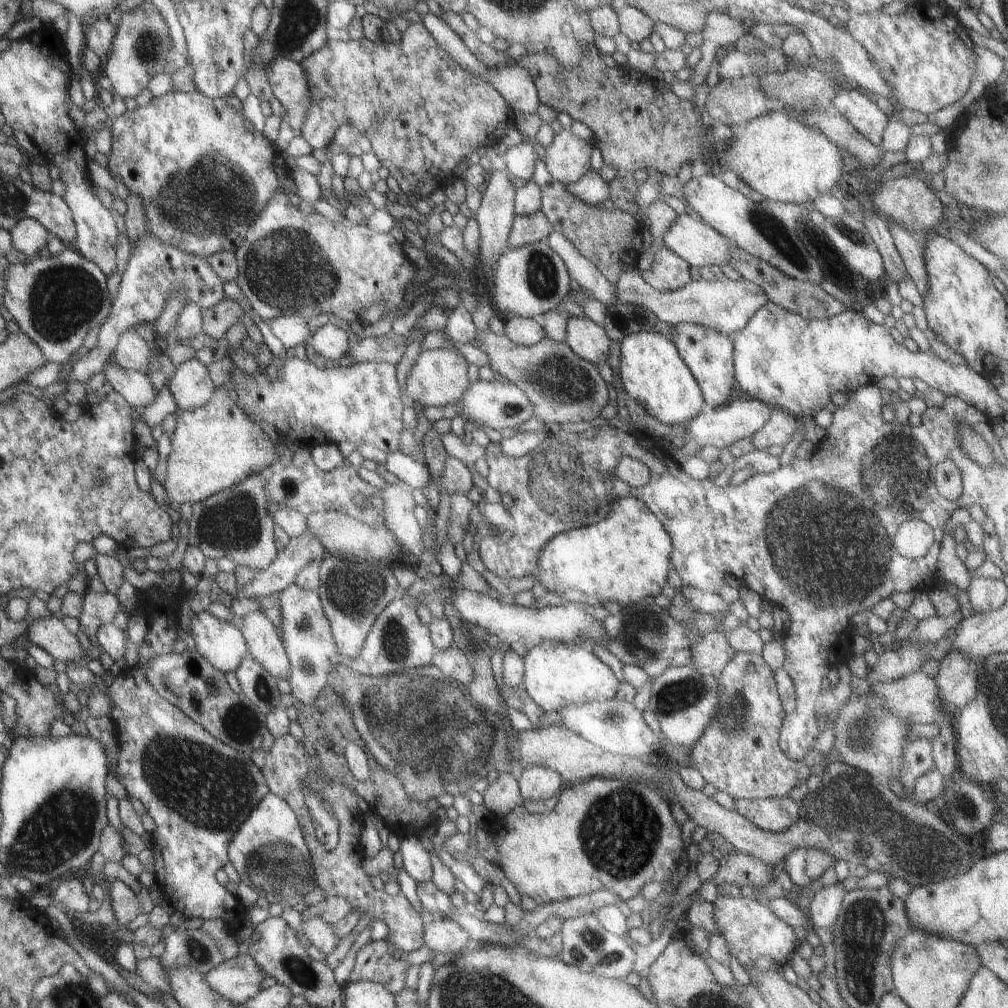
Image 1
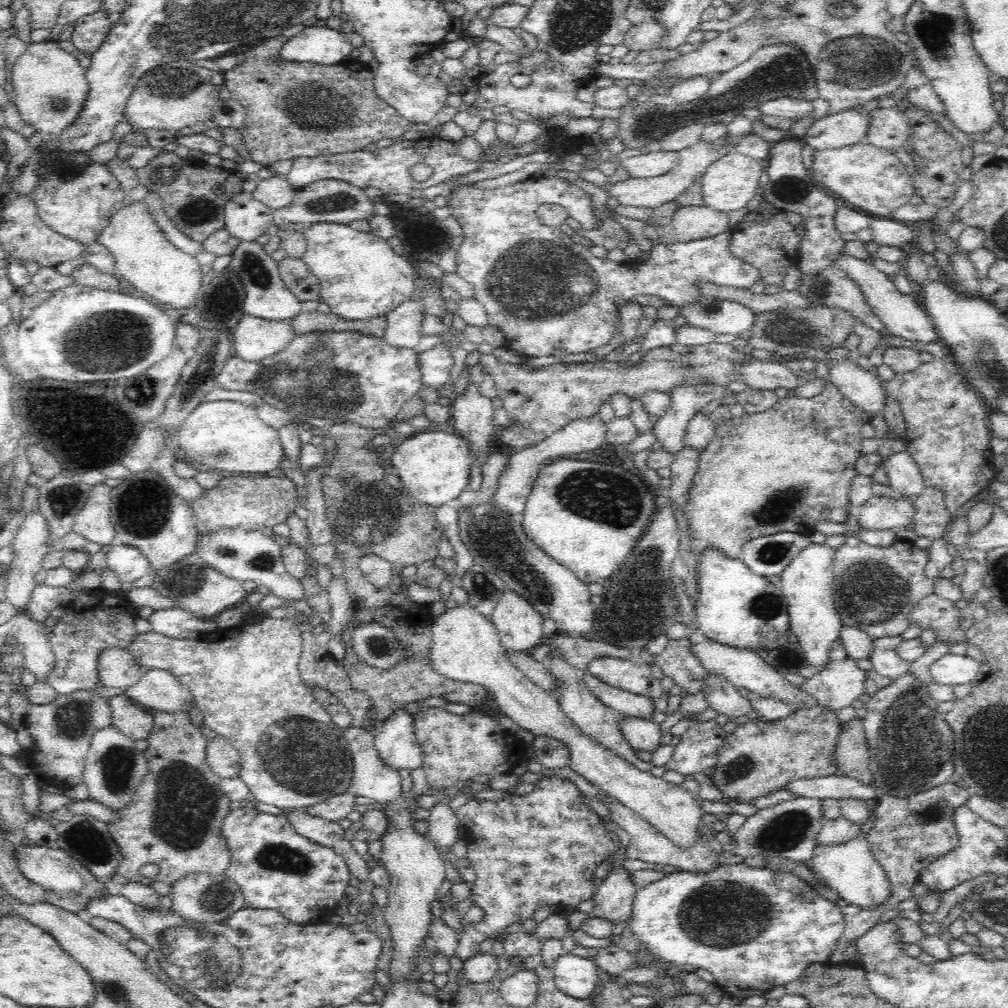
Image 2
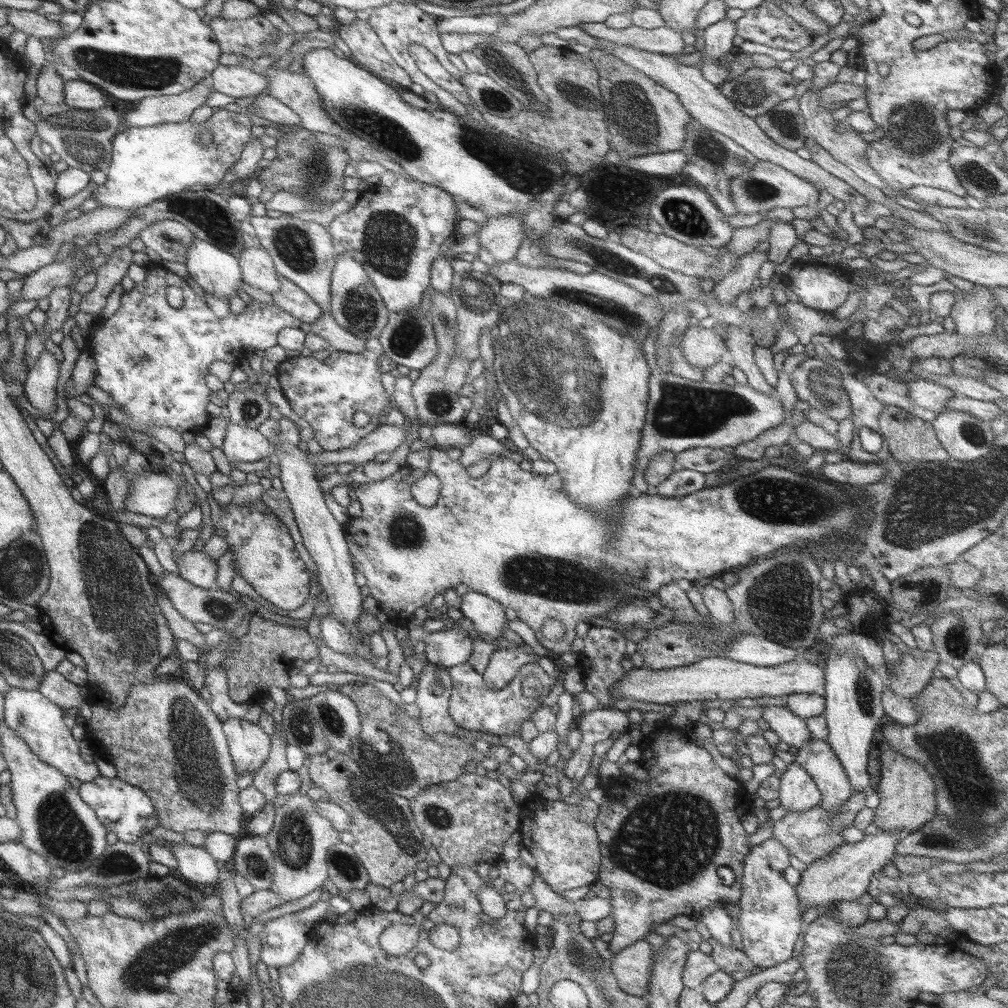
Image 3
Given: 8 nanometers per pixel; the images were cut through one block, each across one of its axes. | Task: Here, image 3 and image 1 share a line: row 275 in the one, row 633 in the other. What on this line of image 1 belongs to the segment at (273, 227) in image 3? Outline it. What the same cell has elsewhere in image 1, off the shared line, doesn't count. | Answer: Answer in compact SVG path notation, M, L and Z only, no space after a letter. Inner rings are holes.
M291 584L275 596L281 614L281 624L277 626L277 632L281 644L285 646L285 656L289 658L289 676L285 680L289 684L291 696L307 706L321 694L329 680L329 674L341 662L339 650L331 636L331 626L321 606L317 590L303 590Z

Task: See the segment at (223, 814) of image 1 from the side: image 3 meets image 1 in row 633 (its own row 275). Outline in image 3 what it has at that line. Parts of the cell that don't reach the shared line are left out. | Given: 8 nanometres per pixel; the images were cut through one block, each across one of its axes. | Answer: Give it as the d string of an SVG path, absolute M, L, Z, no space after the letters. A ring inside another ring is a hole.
M157 266L153 270L147 270L145 282L135 284L129 292L123 292L119 298L119 308L115 314L111 314L105 320L97 320L95 326L89 330L87 336L87 350L93 356L95 362L95 378L93 386L101 388L117 406L119 414L135 422L137 426L159 426L159 428L171 428L177 430L179 434L183 432L193 432L193 430L203 430L209 422L209 414L205 412L205 406L209 404L209 394L205 386L205 376L209 374L209 366L213 362L225 362L233 364L237 356L253 348L253 352L265 352L267 348L277 346L277 334L281 328L299 328L301 322L281 310L275 304L259 304L251 300L251 304L245 304L243 312L239 314L227 314L225 318L217 318L205 298L199 298L193 294L189 288L189 282L183 278L171 274L163 266ZM169 286L177 286L183 292L183 304L181 308L171 308L165 302L165 290Z

